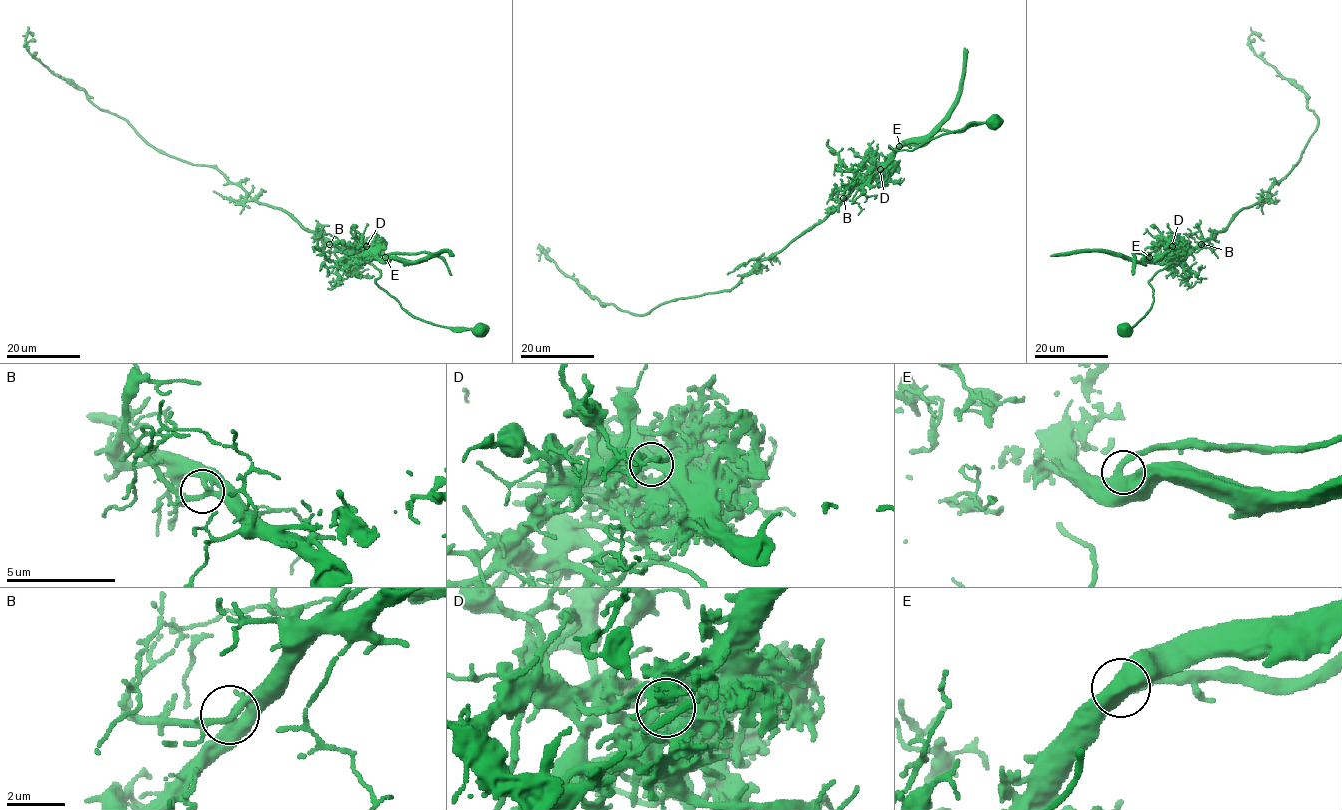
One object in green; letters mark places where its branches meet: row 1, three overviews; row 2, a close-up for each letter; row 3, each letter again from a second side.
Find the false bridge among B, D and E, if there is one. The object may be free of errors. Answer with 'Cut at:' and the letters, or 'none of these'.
Cut at: D

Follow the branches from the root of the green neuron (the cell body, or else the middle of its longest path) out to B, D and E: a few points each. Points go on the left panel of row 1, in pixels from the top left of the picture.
B: (478, 331), (451, 329), (413, 316), (376, 283), (380, 270), (370, 263), (359, 263), (329, 244)
D: (478, 331), (451, 329), (408, 314), (376, 283), (381, 271), (369, 262), (366, 246)
E: (478, 331), (451, 329), (408, 314), (375, 281), (381, 271), (369, 261), (372, 257), (385, 257)

